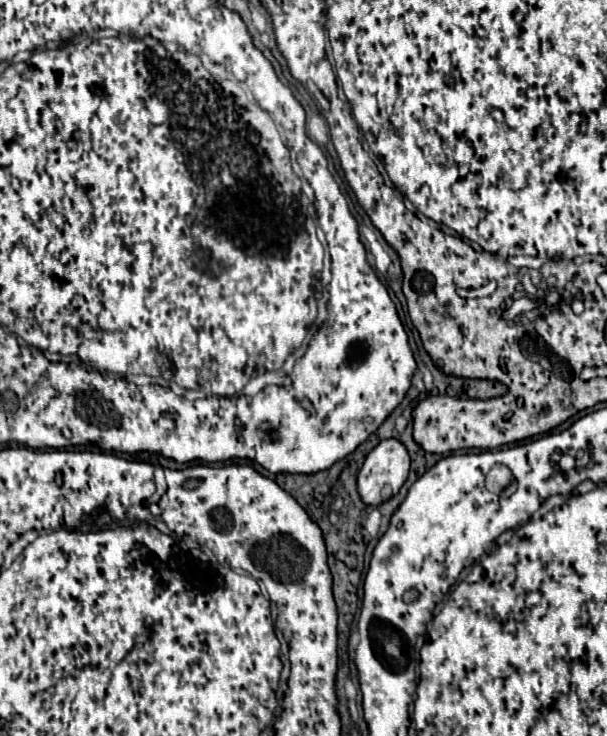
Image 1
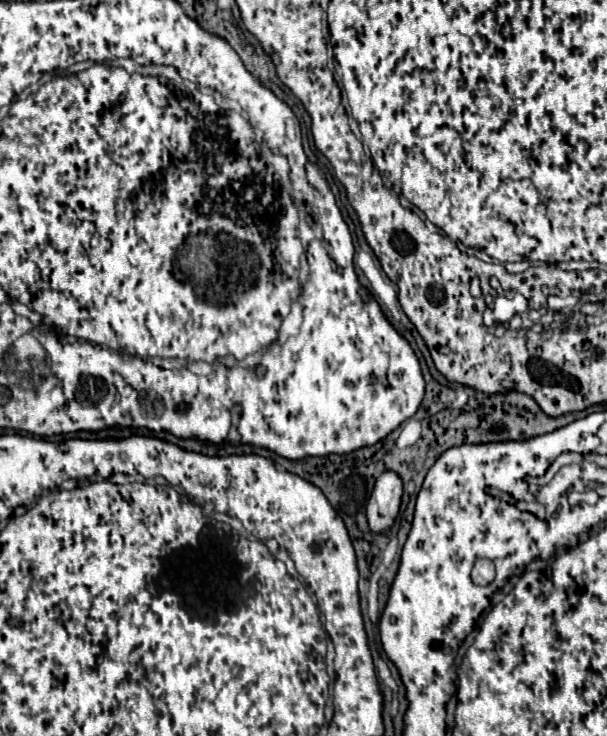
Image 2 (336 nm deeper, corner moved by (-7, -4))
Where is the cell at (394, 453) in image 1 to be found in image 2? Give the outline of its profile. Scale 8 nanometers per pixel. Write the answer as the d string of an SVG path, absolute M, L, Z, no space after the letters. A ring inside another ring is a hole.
M384 472L370 494L366 516L372 532L386 532L400 510L400 498L402 498L402 480L396 472Z

